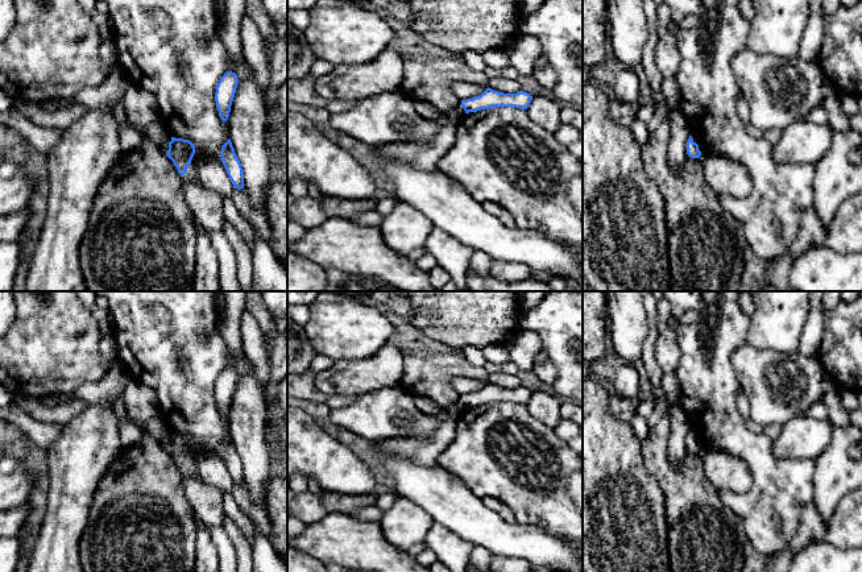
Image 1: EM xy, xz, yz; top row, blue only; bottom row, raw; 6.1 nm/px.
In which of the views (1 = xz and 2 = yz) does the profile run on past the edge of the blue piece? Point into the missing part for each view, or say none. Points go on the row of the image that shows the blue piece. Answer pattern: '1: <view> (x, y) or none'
1: xz (456, 112)
2: yz (695, 137)

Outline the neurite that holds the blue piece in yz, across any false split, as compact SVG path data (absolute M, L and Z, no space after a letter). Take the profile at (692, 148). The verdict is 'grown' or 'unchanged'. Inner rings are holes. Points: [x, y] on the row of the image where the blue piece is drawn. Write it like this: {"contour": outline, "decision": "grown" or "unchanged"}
{"contour": "M691 133L687 141L687 154L692 158L700 158L701 156L701 142L696 133Z", "decision": "grown"}

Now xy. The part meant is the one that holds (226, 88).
{"contour": "M227 71L219 80L215 92L216 108L223 121L227 121L231 112L231 105L237 88L237 75L232 71Z", "decision": "unchanged"}

